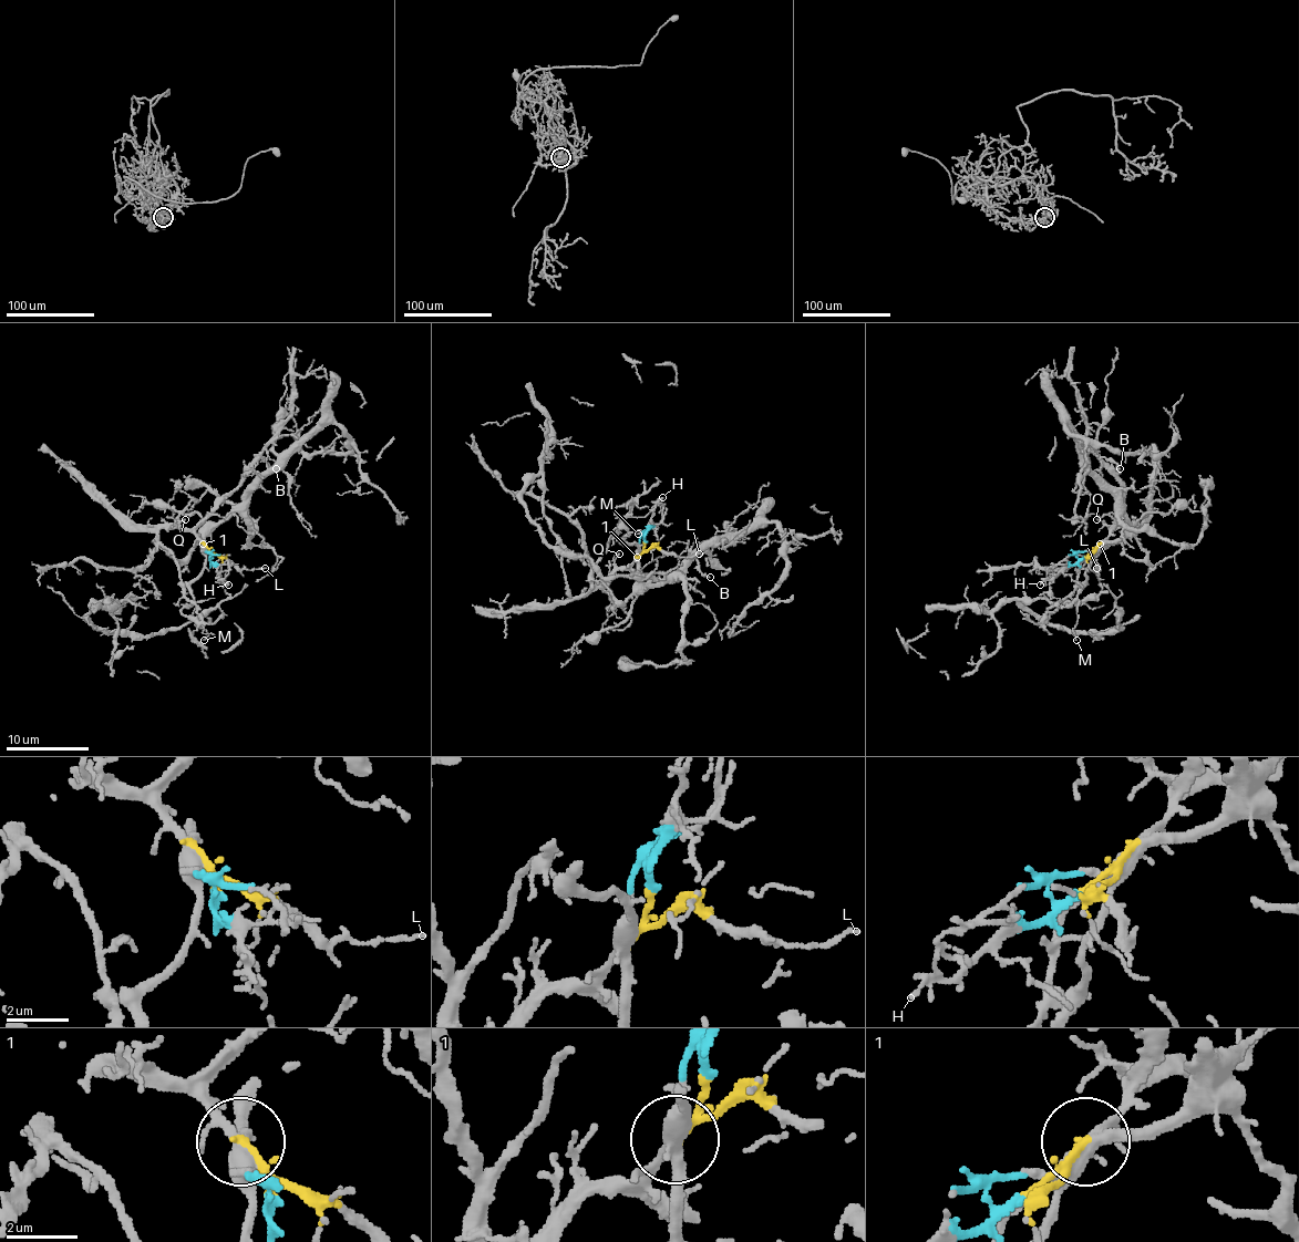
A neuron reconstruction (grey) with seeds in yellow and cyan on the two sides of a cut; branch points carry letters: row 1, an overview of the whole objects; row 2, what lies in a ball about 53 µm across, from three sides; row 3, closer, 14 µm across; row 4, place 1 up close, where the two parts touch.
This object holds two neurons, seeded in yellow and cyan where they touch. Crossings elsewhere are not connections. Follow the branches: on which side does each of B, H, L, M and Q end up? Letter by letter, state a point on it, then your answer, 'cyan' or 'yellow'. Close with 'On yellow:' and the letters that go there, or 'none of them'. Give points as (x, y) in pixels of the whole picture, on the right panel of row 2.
B: place (1120, 468); yellow
H: place (1040, 585); cyan
L: place (1096, 568); yellow
M: place (1076, 640); cyan
Q: place (1096, 519); yellow
On yellow: B, L, Q

